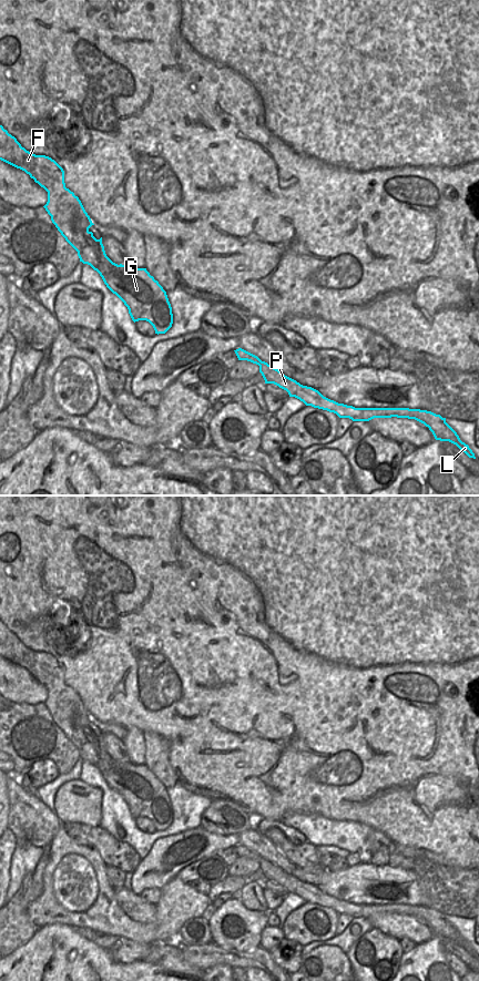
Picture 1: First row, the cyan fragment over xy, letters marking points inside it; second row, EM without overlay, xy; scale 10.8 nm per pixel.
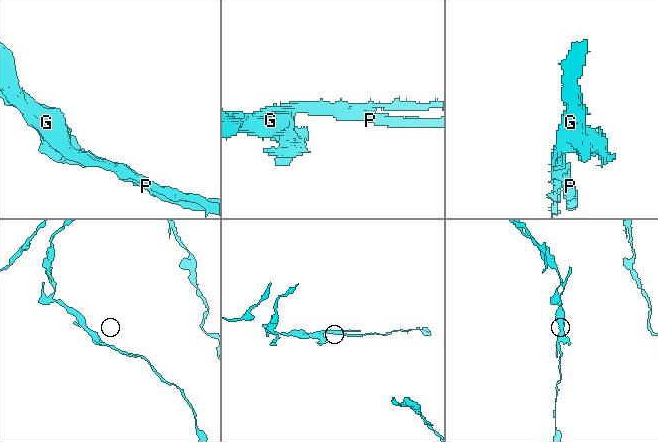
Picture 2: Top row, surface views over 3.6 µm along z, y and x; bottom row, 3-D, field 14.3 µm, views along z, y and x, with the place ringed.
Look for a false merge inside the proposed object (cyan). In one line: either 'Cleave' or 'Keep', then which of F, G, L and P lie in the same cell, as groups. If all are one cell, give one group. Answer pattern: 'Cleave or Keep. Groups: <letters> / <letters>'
Cleave. Groups: F / G L P

